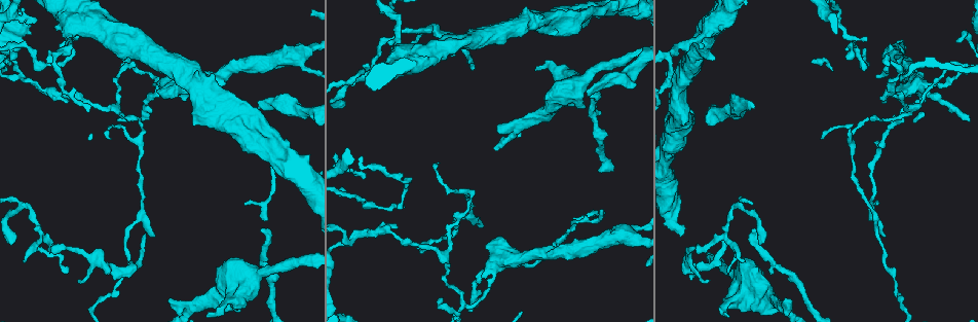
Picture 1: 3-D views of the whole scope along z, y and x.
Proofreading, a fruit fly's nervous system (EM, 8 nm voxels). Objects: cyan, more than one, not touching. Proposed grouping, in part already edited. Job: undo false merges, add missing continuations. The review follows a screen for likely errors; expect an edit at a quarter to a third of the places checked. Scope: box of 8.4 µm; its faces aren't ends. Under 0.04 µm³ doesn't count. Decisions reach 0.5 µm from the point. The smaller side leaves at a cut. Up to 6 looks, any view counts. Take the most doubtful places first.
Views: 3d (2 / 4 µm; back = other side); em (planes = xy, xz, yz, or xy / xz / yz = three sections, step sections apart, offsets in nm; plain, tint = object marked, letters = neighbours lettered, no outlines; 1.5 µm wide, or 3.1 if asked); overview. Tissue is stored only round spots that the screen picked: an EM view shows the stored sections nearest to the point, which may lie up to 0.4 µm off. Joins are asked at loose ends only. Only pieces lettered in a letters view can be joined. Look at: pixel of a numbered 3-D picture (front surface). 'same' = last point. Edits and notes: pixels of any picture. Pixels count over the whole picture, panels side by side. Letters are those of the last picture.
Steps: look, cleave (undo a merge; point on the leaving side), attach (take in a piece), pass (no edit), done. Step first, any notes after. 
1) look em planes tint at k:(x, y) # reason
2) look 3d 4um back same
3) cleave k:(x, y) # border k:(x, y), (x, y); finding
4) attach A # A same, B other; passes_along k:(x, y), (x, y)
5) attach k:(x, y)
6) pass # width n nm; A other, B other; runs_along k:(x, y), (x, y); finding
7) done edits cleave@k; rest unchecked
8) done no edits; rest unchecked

look 3d 4um at 1:(260, 106) # tapers out

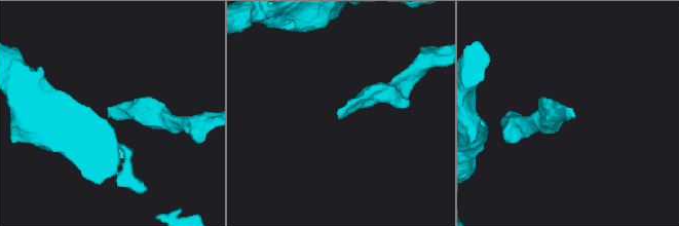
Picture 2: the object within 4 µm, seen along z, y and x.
look em planes letters at 2:(574, 115)

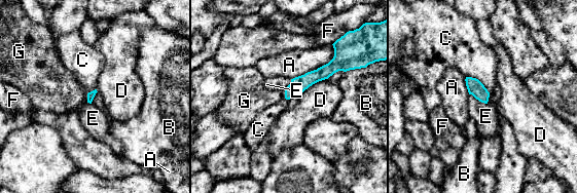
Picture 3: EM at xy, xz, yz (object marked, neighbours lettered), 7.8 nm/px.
attach G # A other, B other, C other, D other, E other, F other, G same; the neuron continues

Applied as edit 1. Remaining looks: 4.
look 3d 2um back at 1:(154, 235) # free end

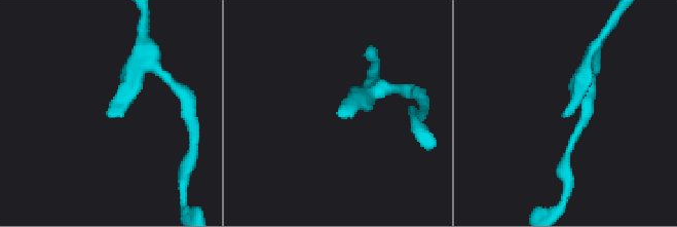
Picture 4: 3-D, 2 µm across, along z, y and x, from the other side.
look em xz step 8 tint at 4:(110, 113)

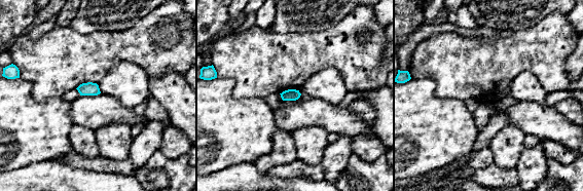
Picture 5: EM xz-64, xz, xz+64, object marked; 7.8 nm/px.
look em planes letters same

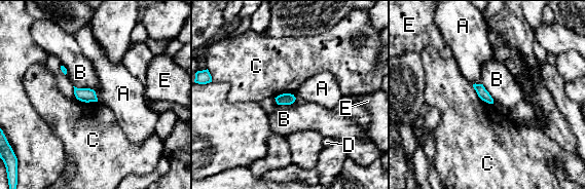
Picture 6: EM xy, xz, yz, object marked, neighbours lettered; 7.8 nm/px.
pass # width 80 nm; A other, B other, C other, D other, E other; border 6:(472, 85), (482, 100), (492, 104); no lettered piece goes on from it

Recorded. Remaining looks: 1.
done edits attach@3; rest unchecked

